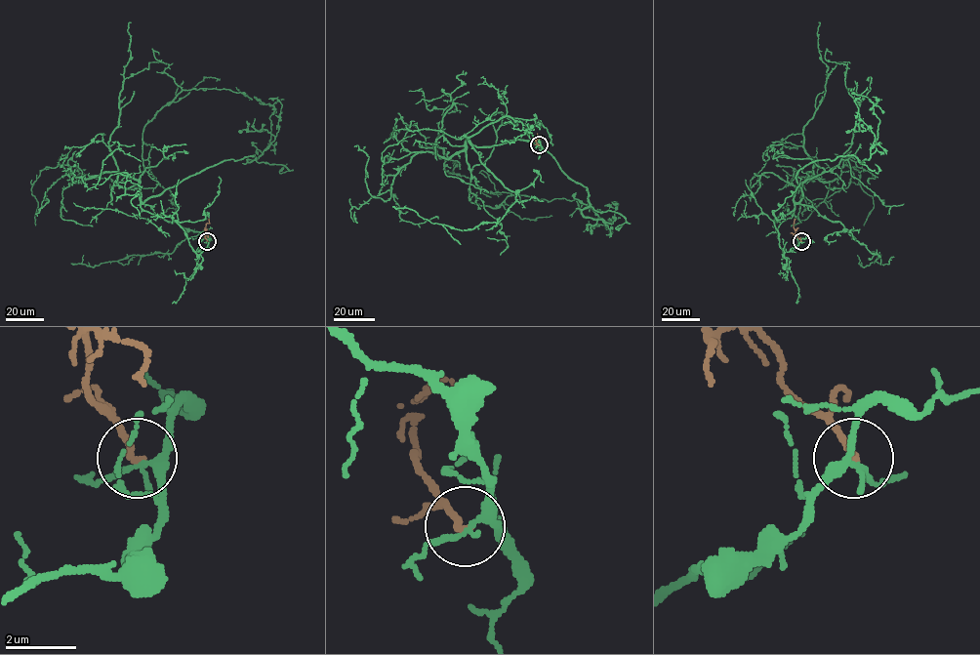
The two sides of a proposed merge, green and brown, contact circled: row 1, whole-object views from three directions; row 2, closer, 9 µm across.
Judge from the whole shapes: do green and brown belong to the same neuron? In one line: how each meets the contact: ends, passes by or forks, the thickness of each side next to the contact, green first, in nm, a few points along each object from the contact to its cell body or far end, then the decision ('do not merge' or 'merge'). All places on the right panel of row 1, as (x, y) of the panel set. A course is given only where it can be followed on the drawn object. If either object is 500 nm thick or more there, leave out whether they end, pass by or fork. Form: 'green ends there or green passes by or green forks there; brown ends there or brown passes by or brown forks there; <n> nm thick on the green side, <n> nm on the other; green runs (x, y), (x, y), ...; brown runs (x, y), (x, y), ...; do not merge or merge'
green forks there; brown ends there; 160 nm thick on the green side, 190 nm on the other; green runs (801, 241), (786, 252), (774, 224), (802, 198), (797, 173), (817, 160), (868, 159), (881, 100); brown runs (801, 241), (796, 233), (794, 219); do not merge

